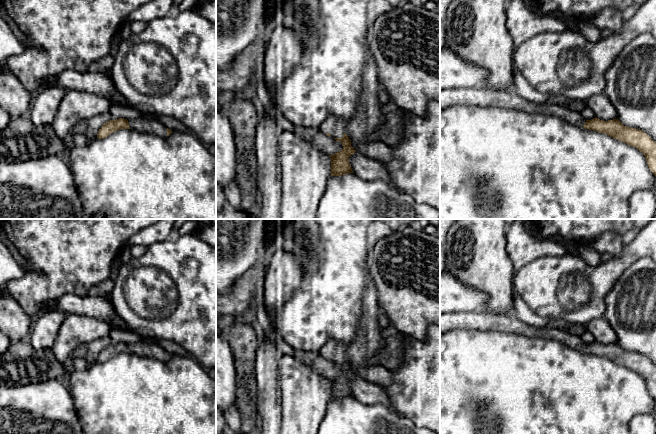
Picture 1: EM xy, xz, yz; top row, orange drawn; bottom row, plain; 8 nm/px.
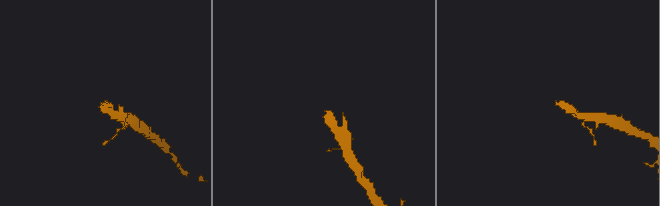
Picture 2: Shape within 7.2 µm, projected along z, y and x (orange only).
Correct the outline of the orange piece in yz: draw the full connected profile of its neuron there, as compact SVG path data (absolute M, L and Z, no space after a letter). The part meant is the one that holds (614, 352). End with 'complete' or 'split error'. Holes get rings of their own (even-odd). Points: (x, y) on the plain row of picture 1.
M488 311L440 314L440 335L451 330L494 331L527 337L557 340L573 350L594 354L637 372L646 382L651 396L656 400L656 366L644 355L624 350L618 343L586 344L581 337L570 332L551 328L538 328L521 321L514 313L495 314Z; split error

